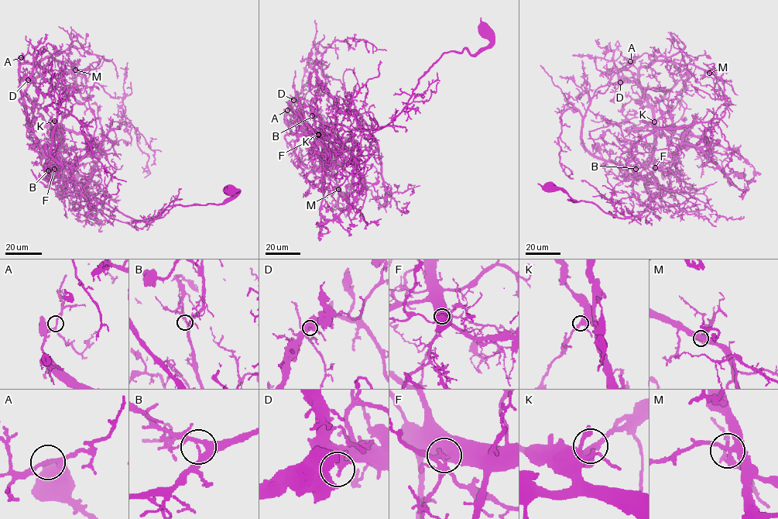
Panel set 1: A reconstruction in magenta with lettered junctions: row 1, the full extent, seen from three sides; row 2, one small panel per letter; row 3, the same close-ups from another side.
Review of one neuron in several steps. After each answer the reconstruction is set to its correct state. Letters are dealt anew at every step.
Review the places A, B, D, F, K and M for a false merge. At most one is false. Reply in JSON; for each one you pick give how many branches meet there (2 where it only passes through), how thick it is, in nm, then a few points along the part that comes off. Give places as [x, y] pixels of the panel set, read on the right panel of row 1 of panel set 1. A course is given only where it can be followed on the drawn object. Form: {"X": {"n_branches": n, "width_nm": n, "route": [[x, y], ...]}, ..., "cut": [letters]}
{"F": {"n_branches": 4, "width_nm": 170, "route": [[655, 167], [651, 181], [666, 191], [686, 191], [714, 210], [718, 216], [740, 219], [744, 216]]}, "cut": ["F"]}

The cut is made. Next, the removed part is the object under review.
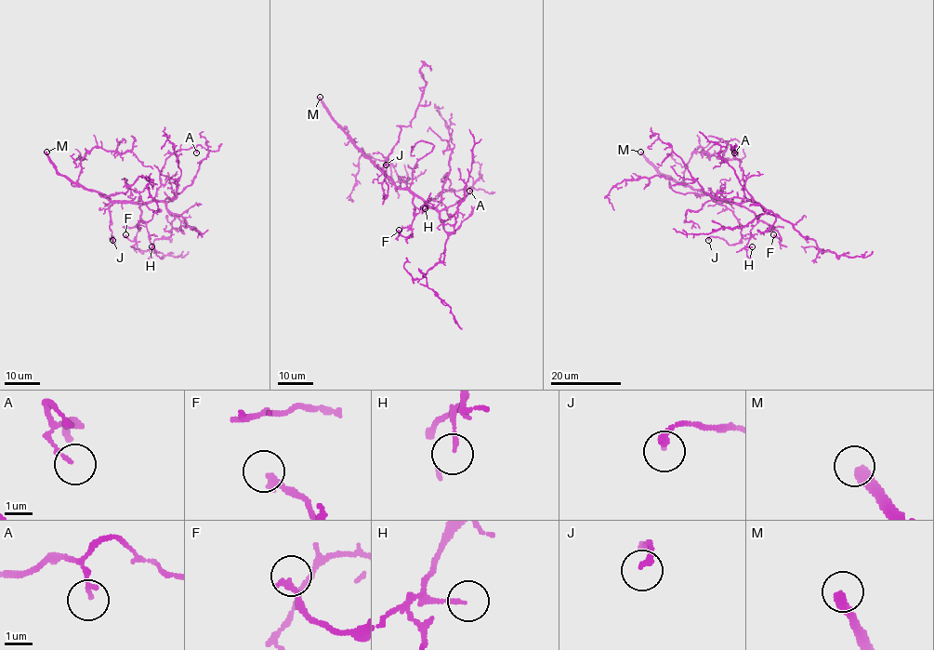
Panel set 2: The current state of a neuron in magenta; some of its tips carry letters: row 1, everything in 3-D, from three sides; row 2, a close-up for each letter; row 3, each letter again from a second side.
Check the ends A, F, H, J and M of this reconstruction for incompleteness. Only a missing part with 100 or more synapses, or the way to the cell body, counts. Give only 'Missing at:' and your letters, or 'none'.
Missing at: M

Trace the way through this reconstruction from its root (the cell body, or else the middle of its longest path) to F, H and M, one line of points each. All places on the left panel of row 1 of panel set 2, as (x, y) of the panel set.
F: (131, 203), (140, 205), (141, 215), (136, 237), (130, 241), (125, 234)
H: (131, 203), (140, 205), (140, 218), (146, 224), (151, 246)
M: (131, 203), (111, 202), (96, 192), (72, 182), (56, 170), (46, 152)

